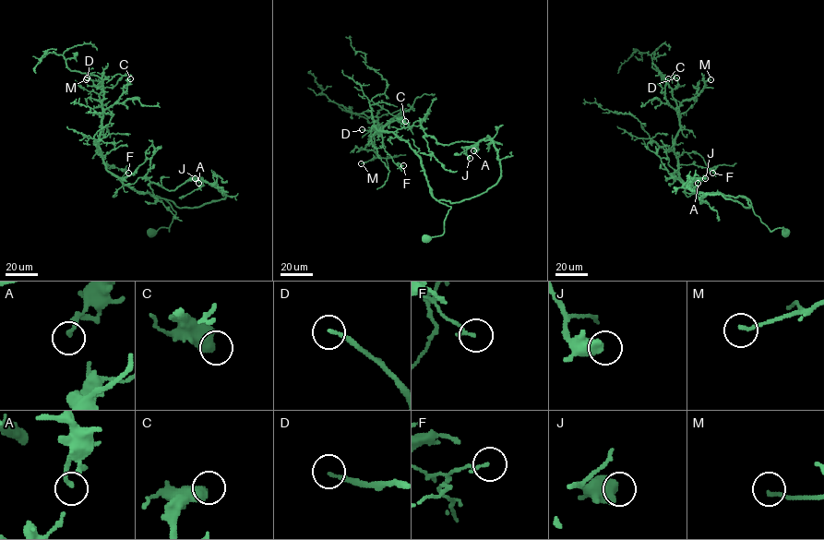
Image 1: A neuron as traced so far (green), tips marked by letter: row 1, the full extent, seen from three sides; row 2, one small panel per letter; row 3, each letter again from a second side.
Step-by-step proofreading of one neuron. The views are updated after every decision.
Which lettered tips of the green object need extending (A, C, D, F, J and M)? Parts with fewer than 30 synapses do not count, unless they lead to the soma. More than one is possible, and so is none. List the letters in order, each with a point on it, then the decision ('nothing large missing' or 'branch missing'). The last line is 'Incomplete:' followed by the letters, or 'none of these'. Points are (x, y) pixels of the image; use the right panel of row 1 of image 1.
A: at (698, 183); nothing large missing
C: at (668, 78); branch missing
D: at (676, 78); branch missing
F: at (712, 173); nothing large missing
J: at (705, 178); nothing large missing
M: at (710, 79); nothing large missing
Incomplete: C, D

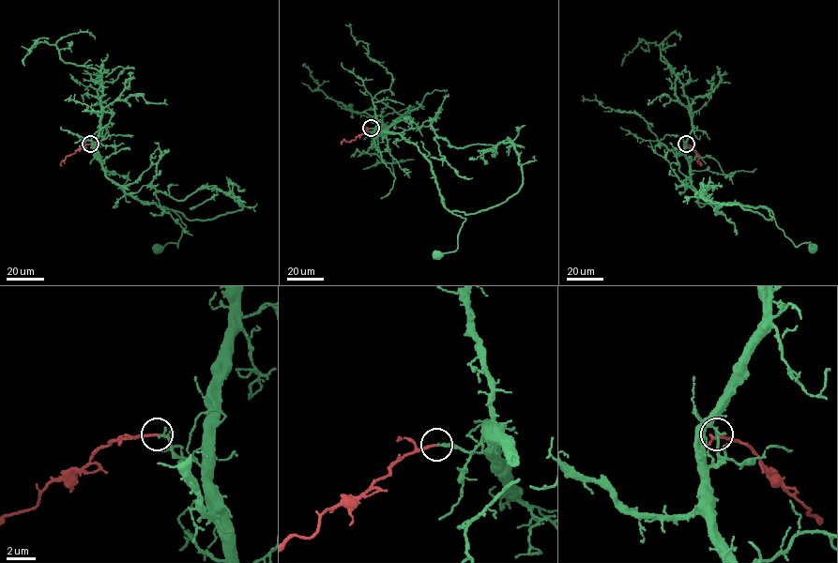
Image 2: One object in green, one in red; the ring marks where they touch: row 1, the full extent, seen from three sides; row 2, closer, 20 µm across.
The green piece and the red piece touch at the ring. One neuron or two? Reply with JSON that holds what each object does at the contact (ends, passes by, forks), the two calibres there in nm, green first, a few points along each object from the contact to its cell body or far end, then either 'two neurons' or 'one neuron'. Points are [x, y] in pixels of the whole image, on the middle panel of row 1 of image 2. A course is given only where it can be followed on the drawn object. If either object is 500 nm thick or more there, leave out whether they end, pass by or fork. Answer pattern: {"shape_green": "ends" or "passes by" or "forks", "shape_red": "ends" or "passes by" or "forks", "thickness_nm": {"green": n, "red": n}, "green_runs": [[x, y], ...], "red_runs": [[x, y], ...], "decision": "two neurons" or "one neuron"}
{"shape_green": "ends", "shape_red": "ends", "thickness_nm": {"green": 200, "red": 180}, "green_runs": [[371, 128], [398, 132], [412, 142], [430, 164], [444, 206], [465, 219], [458, 235], [457, 248], [436, 255]], "red_runs": [[371, 128], [355, 140], [342, 142]], "decision": "one neuron"}

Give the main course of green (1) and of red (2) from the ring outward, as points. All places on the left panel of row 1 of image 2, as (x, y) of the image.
1: (90, 144), (107, 177), (143, 202), (171, 208), (186, 226), (177, 247), (167, 243), (156, 251)
2: (90, 144), (67, 156), (61, 165)

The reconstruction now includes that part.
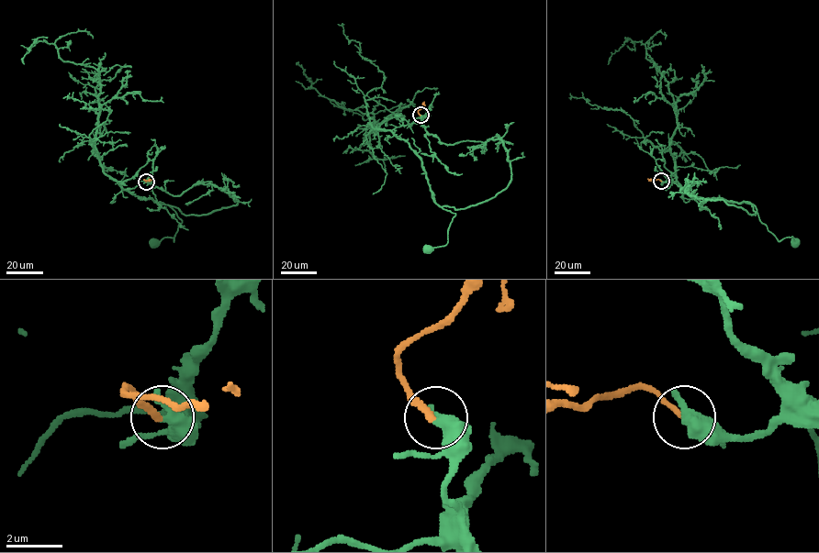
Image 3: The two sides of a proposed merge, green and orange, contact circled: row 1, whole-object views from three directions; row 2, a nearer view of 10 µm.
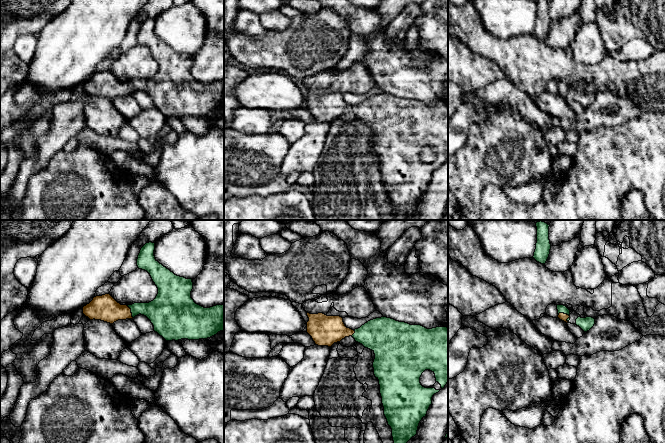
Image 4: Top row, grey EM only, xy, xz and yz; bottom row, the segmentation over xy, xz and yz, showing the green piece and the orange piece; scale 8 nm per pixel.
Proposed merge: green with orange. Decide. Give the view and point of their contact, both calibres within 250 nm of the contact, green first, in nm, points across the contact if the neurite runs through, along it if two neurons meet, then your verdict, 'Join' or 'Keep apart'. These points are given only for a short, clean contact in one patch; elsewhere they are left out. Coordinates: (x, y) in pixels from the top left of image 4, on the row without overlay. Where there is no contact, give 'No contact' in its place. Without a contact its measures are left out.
Touches green at yz (566, 89). Thickness 60 nm (green) against 60 nm. Path across: yz (561, 84), (566, 89), (561, 92). Join

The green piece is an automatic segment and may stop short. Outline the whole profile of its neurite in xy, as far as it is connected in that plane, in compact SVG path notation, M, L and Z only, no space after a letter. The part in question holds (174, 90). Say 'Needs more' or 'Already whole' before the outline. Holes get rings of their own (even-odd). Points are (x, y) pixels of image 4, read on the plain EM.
Needs more. M146 19L141 24L137 35L138 44L147 47L158 64L158 70L153 77L134 79L128 82L121 81L109 69L94 73L89 80L83 83L83 90L90 96L101 96L110 100L118 96L133 95L141 90L151 97L154 107L166 117L207 115L220 107L224 107L224 81L204 84L196 80L191 74L192 55L177 52L160 40L155 35L154 26L155 19Z

